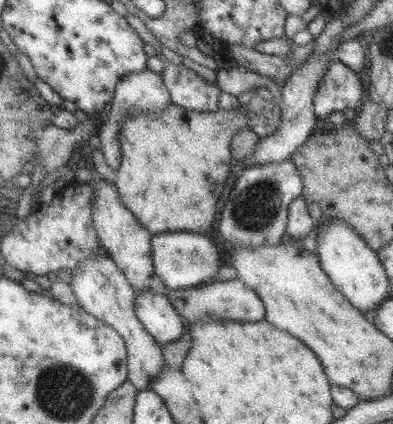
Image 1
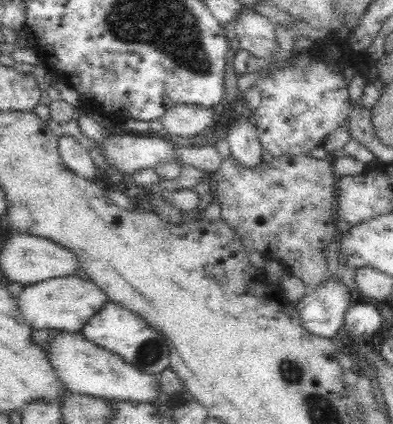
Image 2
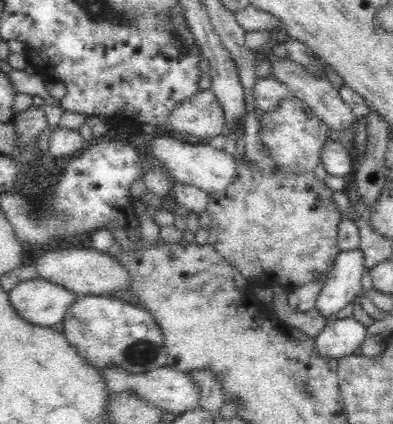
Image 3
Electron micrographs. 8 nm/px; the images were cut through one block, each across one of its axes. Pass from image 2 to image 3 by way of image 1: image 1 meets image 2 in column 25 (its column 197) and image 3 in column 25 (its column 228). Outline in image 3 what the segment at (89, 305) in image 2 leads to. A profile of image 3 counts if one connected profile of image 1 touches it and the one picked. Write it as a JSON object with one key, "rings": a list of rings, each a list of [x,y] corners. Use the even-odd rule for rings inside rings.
{"rings":[[[42,278],[16,284],[8,296],[14,312],[40,328],[52,328],[58,322],[64,322],[68,308],[72,308],[72,304],[80,298]]]}

